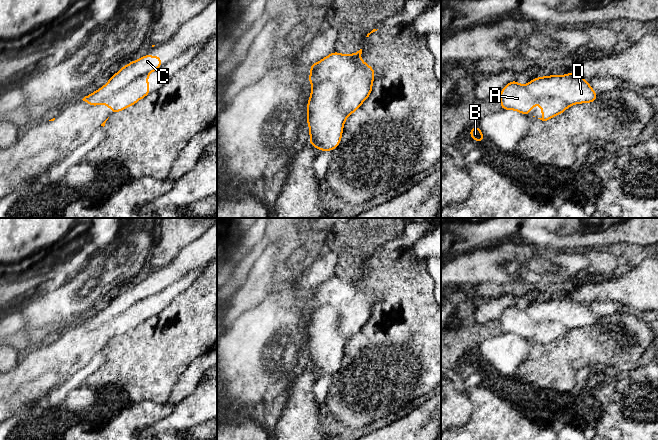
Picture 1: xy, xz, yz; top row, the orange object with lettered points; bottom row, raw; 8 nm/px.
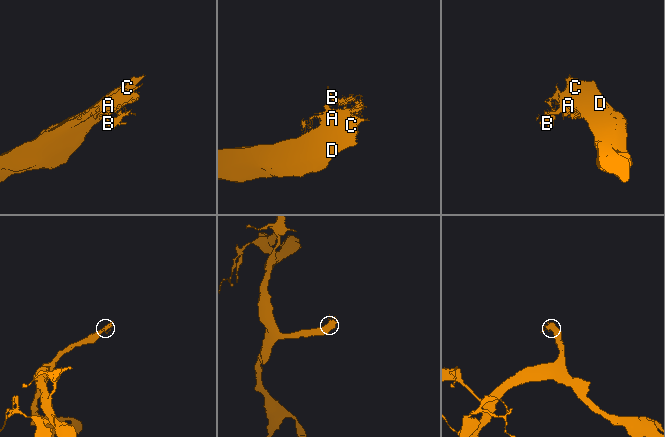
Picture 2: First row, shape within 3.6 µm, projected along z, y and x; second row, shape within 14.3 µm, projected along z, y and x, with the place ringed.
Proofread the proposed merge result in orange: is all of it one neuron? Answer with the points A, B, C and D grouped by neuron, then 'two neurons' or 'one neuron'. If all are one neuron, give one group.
groups A B / C D; two neurons

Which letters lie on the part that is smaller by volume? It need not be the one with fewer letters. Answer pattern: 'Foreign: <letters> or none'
Foreign: A, B

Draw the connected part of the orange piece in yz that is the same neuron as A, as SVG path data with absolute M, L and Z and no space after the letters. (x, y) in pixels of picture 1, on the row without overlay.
M515 303L506 308L499 318L501 334L516 334L524 340L531 340L529 335L536 329L541 329L542 345L547 345L562 338L570 330L559 321L535 321L527 313L527 309L519 308Z

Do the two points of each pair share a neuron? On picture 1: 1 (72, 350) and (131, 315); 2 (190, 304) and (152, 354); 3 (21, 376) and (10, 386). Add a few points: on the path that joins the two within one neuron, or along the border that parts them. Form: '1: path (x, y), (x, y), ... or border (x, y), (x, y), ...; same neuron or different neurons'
1: path (87, 340), (97, 337), (116, 325); same neuron
2: path (190, 316), (164, 342); same neuron
3: path (18, 378), (13, 383); same neuron

